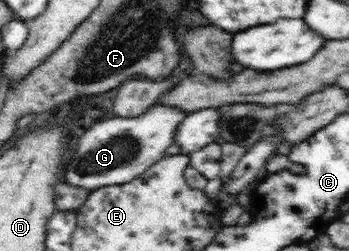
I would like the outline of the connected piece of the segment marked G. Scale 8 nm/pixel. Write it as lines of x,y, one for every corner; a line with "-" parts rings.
157,102
138,116
105,118
83,130
71,165
67,165
66,181
59,183
55,207
59,210
77,210
93,190
126,184
146,173
151,165
164,157
167,147
173,145
175,129
179,128
188,114
175,105

